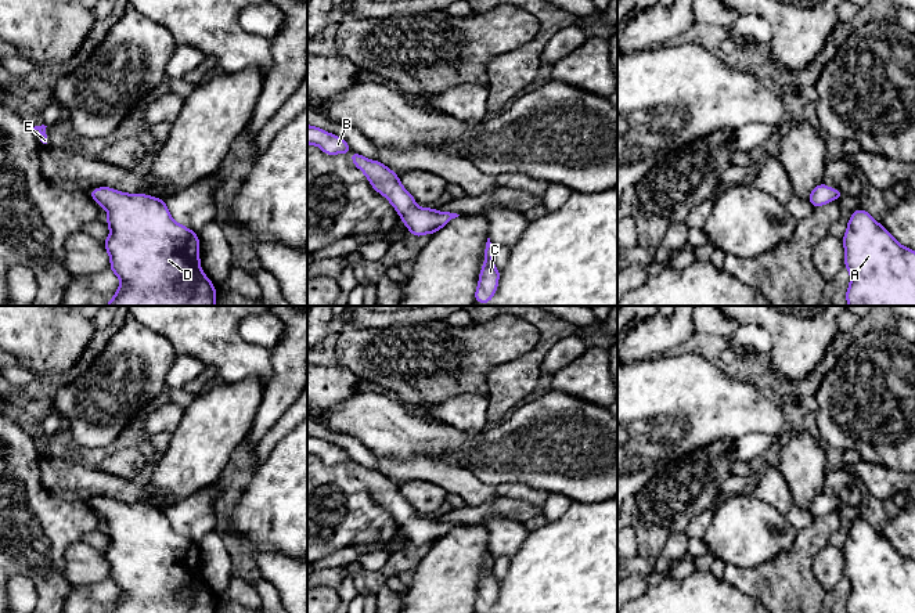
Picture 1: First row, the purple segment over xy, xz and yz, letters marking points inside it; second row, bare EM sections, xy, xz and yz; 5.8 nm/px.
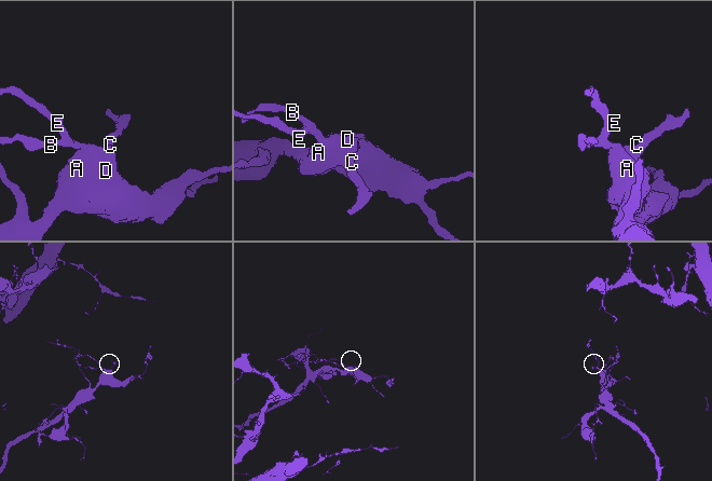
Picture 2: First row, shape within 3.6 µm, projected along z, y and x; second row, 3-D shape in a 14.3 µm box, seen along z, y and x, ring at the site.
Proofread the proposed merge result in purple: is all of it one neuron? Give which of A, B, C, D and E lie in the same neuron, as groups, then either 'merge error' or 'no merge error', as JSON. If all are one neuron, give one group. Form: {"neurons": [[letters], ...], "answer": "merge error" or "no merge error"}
{"neurons": [["A", "B", "C", "D", "E"]], "answer": "no merge error"}

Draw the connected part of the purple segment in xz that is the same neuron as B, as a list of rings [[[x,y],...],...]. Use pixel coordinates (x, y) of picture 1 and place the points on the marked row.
[[[307,125],[307,144],[317,145],[325,155],[347,154],[349,144],[324,129]]]

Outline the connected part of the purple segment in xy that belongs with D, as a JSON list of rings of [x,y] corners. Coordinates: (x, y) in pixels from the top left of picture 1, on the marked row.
[[[98,187],[89,195],[108,213],[109,237],[104,246],[120,285],[107,306],[216,306],[216,288],[199,267],[199,239],[174,221],[166,202],[145,194]]]

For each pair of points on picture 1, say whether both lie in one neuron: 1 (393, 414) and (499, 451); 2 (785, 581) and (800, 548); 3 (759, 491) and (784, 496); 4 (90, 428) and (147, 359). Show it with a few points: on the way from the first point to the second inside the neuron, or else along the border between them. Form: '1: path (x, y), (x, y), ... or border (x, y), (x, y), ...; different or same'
1: path (420, 435), (445, 440), (472, 451); same
2: path (791, 573), (800, 556); same
3: path (764, 491), (775, 491), (778, 494); same
4: path (98, 411), (98, 407), (130, 375); same

